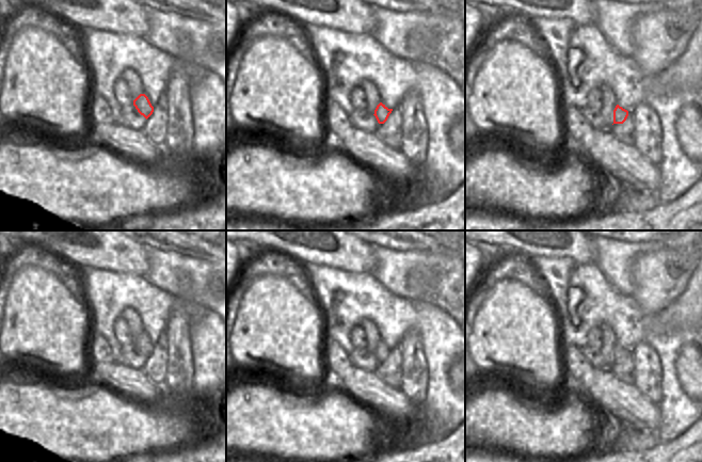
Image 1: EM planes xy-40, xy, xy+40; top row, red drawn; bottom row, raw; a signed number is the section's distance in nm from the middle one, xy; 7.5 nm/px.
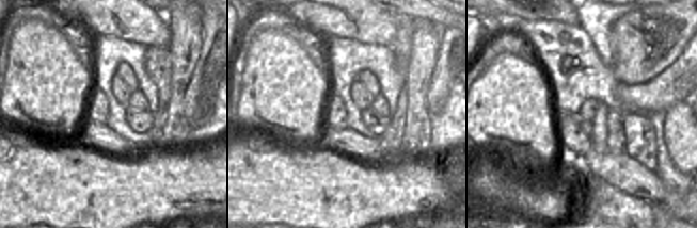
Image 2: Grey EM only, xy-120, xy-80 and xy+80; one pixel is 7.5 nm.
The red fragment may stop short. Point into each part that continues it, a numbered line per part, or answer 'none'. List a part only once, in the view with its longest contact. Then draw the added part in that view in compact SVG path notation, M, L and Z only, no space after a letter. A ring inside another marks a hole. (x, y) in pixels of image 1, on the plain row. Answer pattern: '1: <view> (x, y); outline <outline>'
1: xy+40 (609, 340); outline M602 324L599 326L603 332L603 349L601 355L608 365L613 363L613 349L618 344L613 330L608 324Z

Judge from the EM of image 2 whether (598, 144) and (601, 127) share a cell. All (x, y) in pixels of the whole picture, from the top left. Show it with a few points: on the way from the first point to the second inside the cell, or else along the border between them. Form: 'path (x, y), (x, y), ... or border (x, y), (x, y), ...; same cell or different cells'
path (599, 140), (599, 131); same cell

